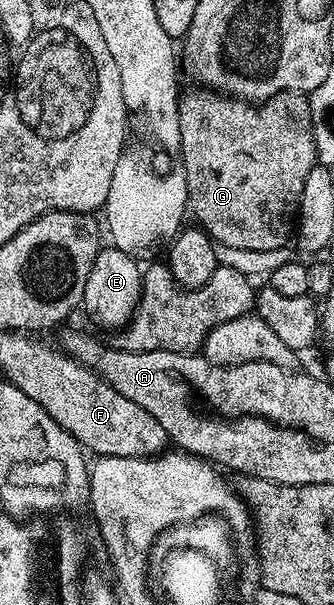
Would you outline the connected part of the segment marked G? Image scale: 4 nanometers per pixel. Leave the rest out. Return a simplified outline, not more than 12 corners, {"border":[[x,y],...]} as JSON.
{"border":[[308,95],[180,97],[196,223],[290,243],[317,162]]}

